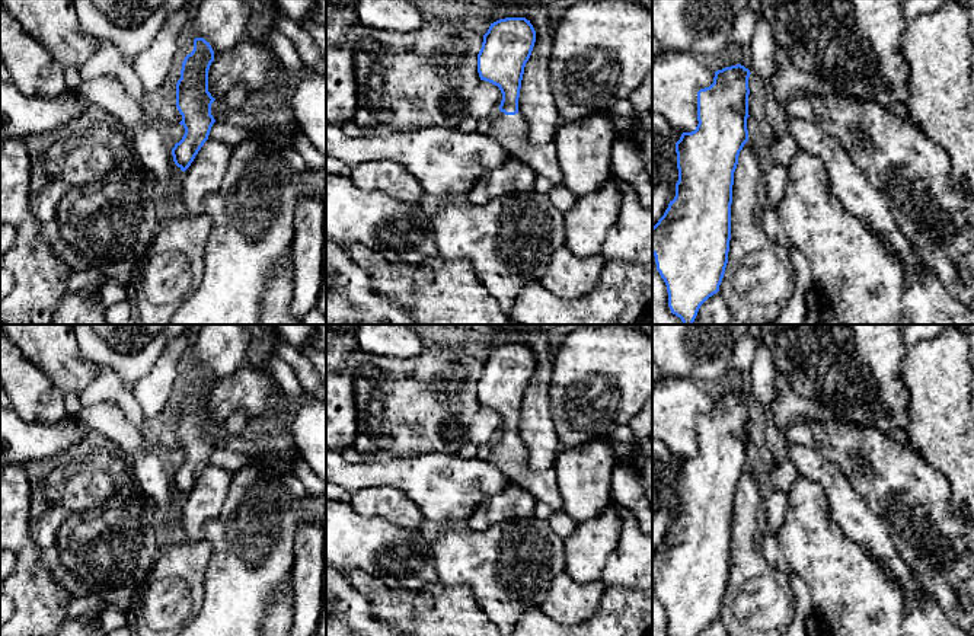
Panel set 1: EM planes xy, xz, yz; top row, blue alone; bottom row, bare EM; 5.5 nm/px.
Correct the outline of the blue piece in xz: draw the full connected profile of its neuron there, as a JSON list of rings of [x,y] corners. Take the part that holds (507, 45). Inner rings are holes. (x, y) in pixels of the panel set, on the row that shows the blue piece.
[[[505,17],[491,23],[478,54],[480,80],[499,87],[502,100],[492,115],[486,132],[495,138],[511,157],[528,164],[537,175],[547,178],[553,186],[562,185],[563,173],[553,141],[534,146],[528,141],[528,125],[518,112],[518,98],[526,63],[536,42],[536,31],[526,17]]]

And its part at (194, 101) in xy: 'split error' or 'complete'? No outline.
complete

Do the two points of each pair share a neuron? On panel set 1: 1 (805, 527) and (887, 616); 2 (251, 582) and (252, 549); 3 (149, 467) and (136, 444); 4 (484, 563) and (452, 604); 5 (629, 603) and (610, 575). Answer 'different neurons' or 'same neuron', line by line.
1: same neuron
2: same neuron
3: same neuron
4: different neurons
5: different neurons

